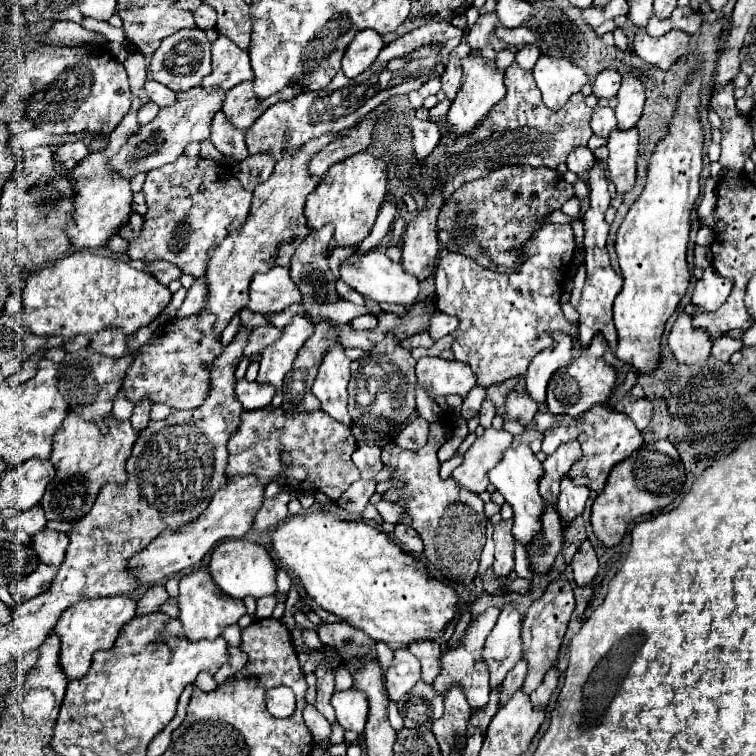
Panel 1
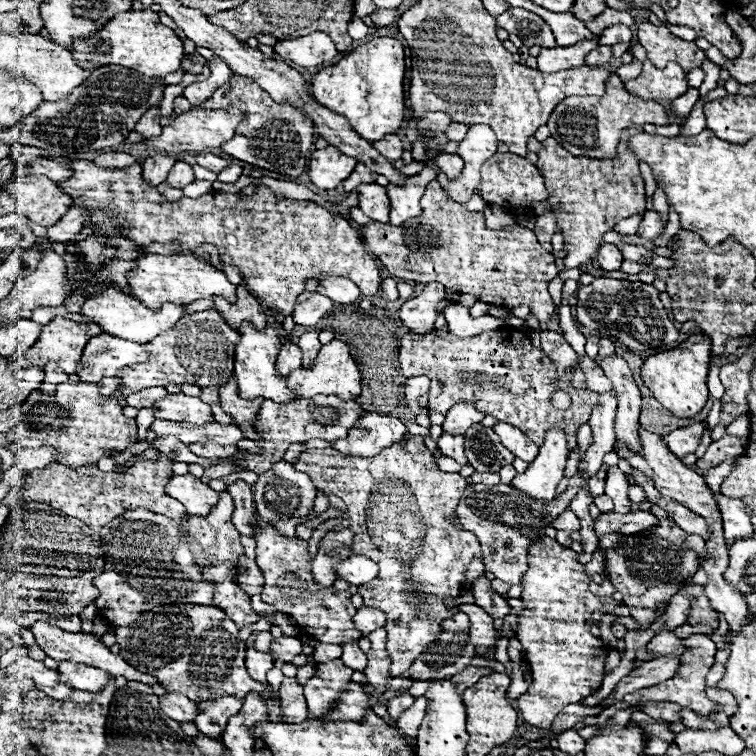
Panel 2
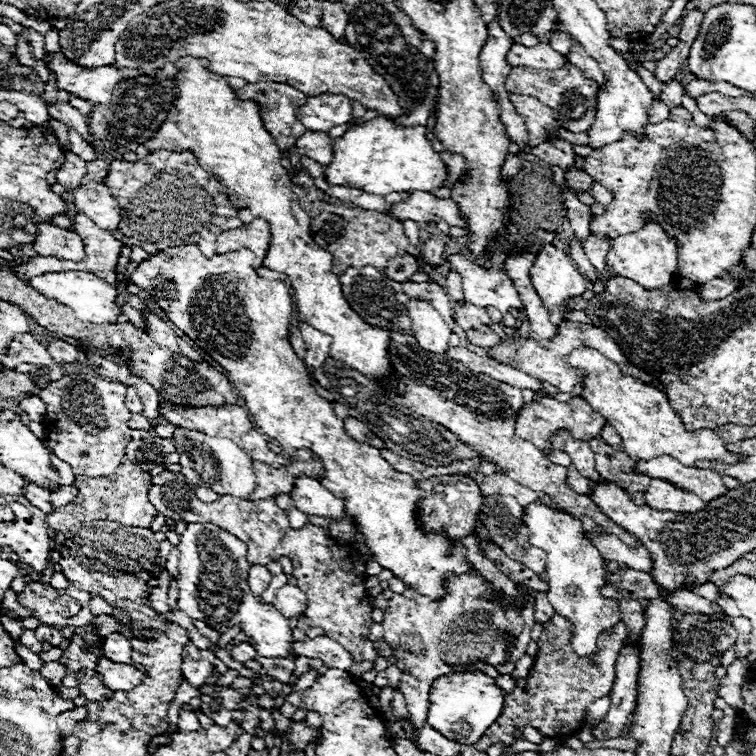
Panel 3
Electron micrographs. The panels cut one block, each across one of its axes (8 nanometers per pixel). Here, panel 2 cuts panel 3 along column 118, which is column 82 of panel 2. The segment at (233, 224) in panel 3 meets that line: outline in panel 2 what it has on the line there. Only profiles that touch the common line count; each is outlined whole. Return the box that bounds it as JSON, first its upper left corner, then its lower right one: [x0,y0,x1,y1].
[58,160,380,318]

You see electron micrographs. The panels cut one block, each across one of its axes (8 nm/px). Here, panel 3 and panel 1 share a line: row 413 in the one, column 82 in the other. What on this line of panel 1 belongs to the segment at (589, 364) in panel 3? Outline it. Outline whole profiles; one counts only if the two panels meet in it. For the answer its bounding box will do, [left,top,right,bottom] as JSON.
[56,596,138,678]

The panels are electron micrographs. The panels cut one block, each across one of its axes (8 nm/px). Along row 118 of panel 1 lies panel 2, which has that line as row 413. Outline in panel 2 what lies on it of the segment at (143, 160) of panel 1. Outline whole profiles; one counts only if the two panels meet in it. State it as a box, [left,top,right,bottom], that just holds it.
[154,394,214,426]

